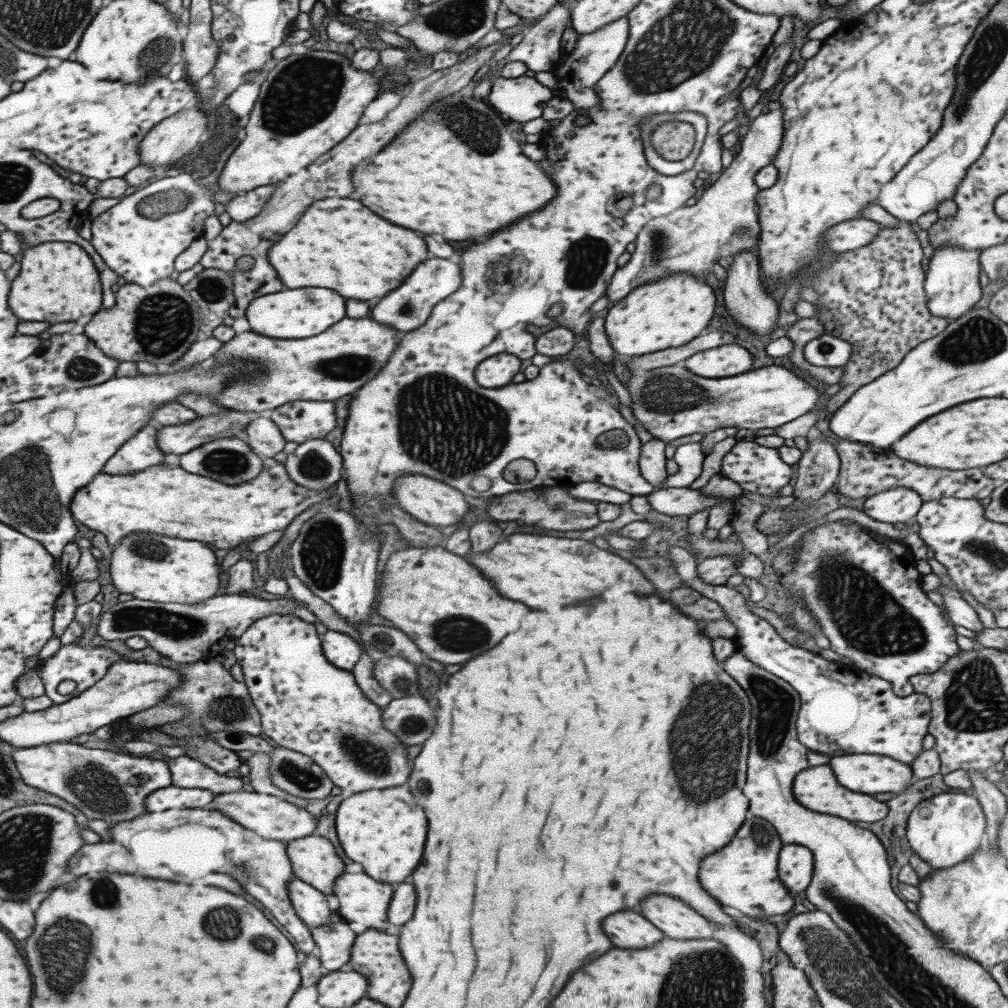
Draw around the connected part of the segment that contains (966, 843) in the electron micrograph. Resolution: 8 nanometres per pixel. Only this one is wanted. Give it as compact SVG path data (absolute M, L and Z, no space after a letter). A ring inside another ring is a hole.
M969 791L941 792L919 802L913 807L905 827L905 840L913 855L929 864L932 870L949 867L971 859L980 846L986 820L978 803L979 799Z

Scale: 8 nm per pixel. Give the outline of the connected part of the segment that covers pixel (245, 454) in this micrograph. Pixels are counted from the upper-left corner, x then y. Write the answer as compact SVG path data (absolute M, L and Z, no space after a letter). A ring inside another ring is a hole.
M244 437L219 438L196 446L193 450L179 455L178 466L183 470L210 478L223 484L241 484L253 480L262 471L261 455L255 454Z

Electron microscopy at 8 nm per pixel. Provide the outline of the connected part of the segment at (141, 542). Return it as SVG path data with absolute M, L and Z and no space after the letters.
M132 532L122 538L110 556L110 578L113 586L121 593L121 597L139 600L179 604L197 604L217 594L221 580L219 578L218 560L213 548L196 540L169 538L152 532Z

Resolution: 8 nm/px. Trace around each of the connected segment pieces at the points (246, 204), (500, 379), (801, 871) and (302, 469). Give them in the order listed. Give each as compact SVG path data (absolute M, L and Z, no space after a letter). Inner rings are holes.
M258 186L249 192L235 196L226 204L226 212L231 221L243 222L261 212L273 194L274 186Z
M496 354L477 363L474 370L475 382L482 388L501 388L511 383L515 374L519 373L519 358L511 354Z
M784 844L777 858L777 877L792 895L805 890L813 872L811 852L797 844Z
M323 438L298 444L283 463L288 477L309 491L325 491L343 477L340 454Z

